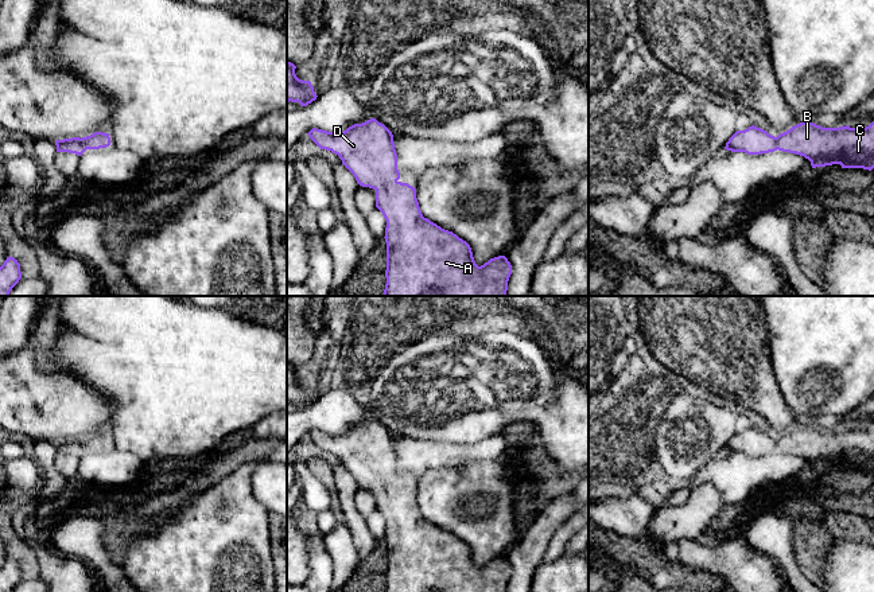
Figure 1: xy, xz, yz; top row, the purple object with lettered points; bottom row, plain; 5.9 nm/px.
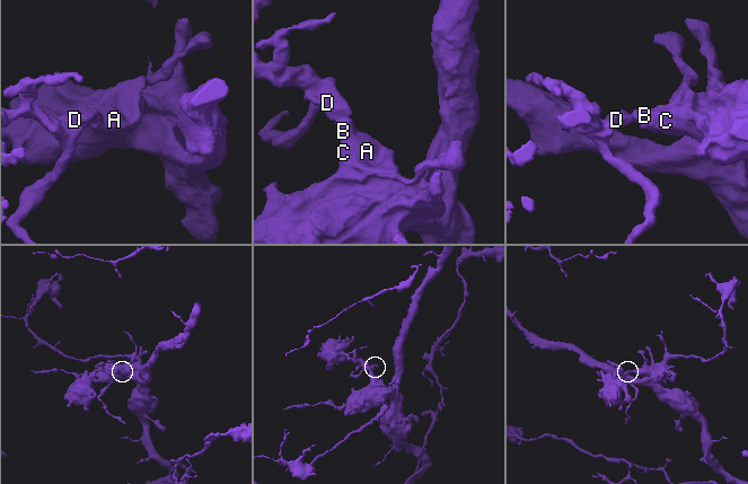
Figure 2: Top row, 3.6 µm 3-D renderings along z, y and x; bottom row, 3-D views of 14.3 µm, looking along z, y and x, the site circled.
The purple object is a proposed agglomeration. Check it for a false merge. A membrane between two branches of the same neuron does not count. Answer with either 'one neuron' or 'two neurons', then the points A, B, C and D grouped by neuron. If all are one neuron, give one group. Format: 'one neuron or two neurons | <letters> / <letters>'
one neuron | A B C D

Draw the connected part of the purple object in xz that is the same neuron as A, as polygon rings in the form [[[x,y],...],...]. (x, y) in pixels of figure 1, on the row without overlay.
[[[370,420],[343,433],[312,429],[307,436],[321,451],[338,456],[360,487],[376,492],[376,509],[386,522],[384,592],[508,592],[512,566],[505,557],[478,568],[466,542],[423,518],[415,488],[399,482],[393,436],[384,425]]]

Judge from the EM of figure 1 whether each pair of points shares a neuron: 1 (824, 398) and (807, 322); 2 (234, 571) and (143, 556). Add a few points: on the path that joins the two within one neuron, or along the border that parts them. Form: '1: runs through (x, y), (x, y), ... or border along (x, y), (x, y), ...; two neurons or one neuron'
1: runs through (824, 380), (824, 341); one neuron
2: runs through (212, 571), (166, 565); one neuron

